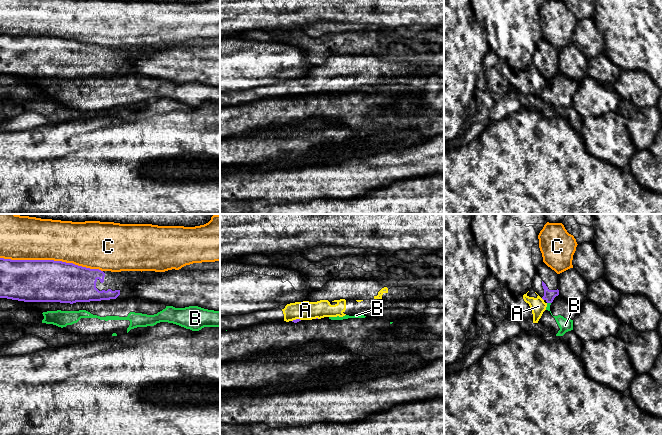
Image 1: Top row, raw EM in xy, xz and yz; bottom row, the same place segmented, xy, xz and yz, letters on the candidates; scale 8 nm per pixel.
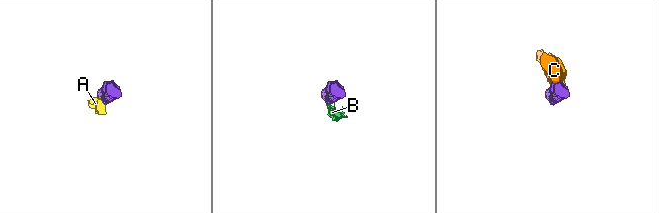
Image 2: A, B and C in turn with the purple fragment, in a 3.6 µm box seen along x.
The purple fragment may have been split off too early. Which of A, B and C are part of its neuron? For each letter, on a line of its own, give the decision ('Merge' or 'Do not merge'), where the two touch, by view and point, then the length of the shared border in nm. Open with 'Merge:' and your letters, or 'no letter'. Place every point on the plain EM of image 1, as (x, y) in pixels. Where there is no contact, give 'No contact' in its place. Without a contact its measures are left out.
Merge: no letter
A: Do not merge. Touches purple at xz (296, 95). Shared border 70 nm
B: Do not merge. Touches purple at yz (549, 78). Shared border 30 nm
C: Do not merge. Touches purple at xy (51, 36). Shared border 850 nm

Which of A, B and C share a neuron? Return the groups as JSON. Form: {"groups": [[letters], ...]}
{"groups": [["A"], ["B"], ["C"]]}

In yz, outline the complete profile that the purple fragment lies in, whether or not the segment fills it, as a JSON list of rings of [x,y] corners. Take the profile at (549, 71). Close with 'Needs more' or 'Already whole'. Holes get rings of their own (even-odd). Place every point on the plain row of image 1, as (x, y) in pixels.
[[[544,38],[536,44],[537,49],[533,53],[533,66],[544,76],[552,79],[558,72],[558,50]]]. Needs more

